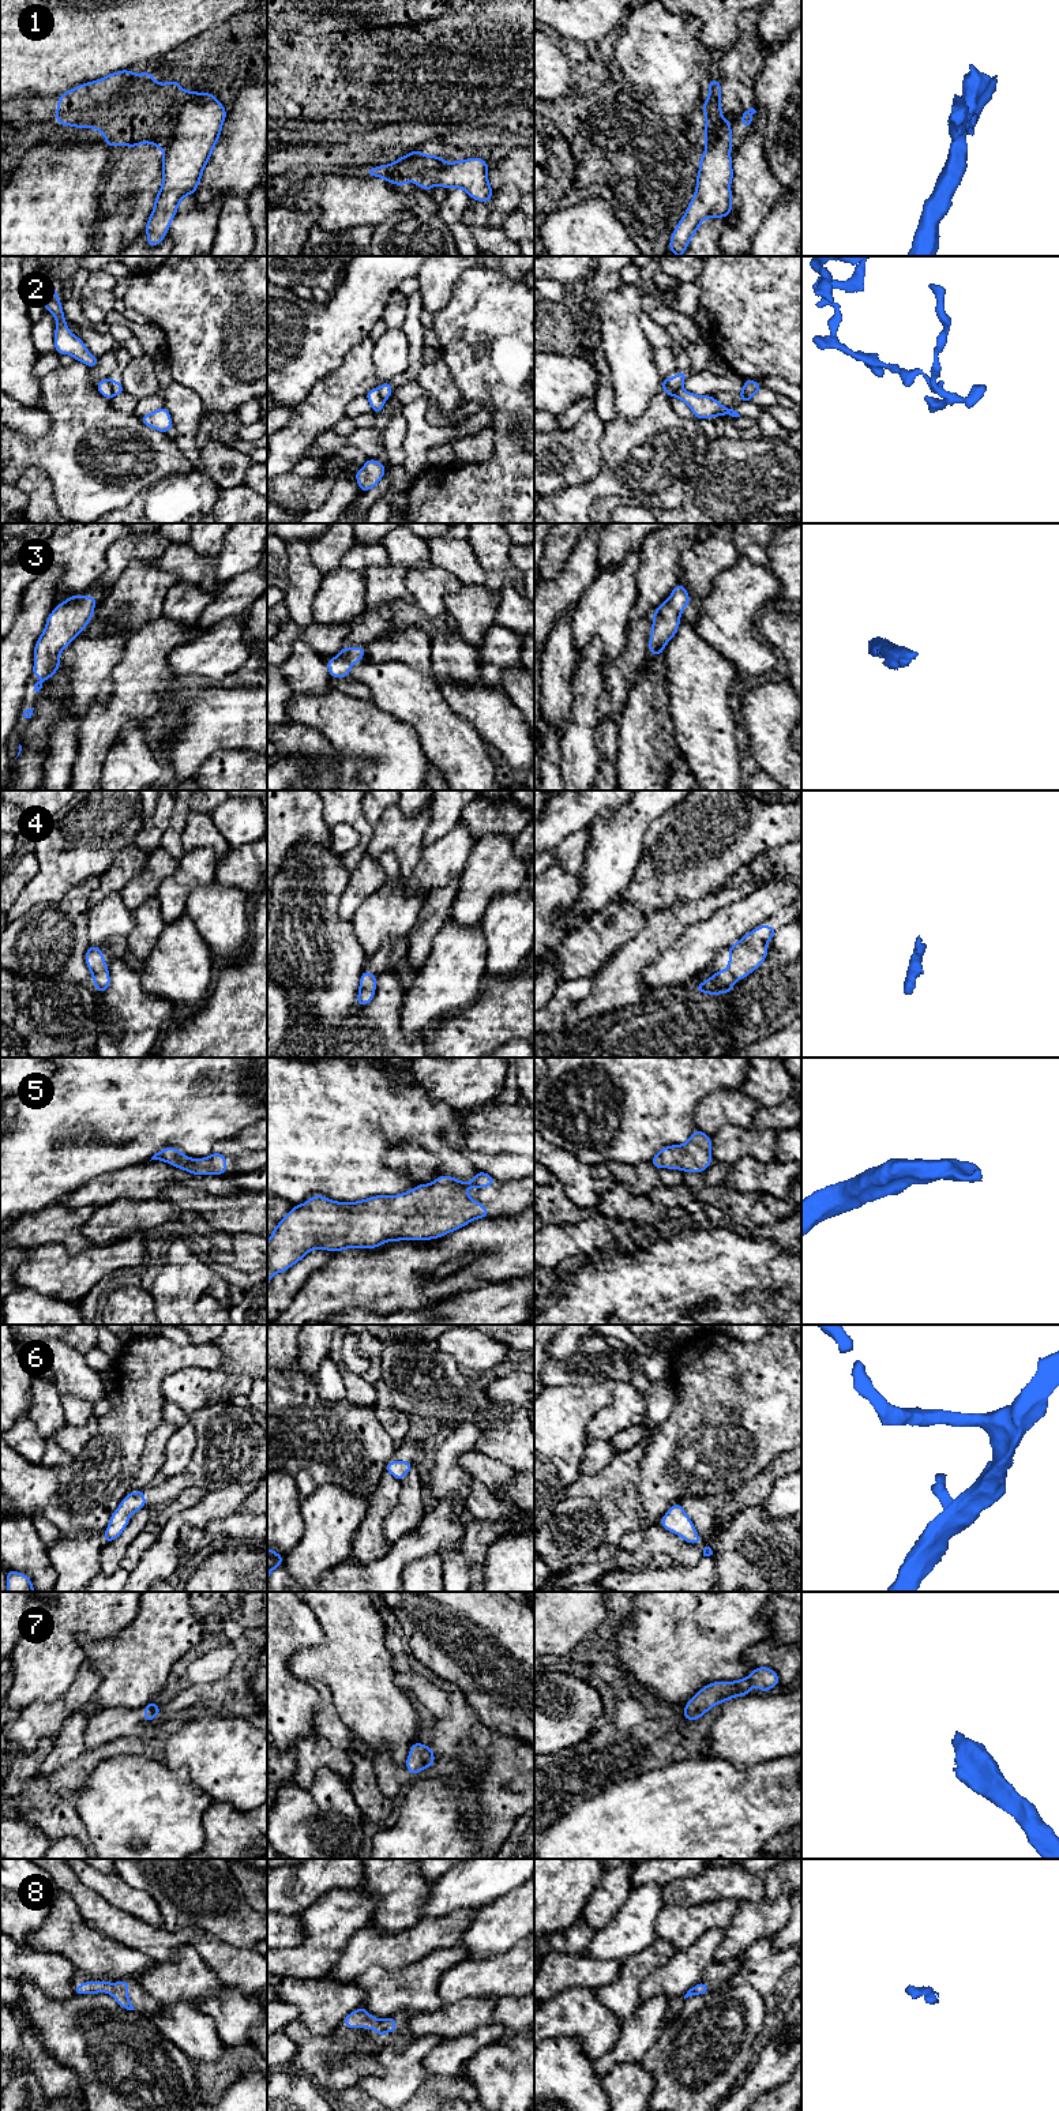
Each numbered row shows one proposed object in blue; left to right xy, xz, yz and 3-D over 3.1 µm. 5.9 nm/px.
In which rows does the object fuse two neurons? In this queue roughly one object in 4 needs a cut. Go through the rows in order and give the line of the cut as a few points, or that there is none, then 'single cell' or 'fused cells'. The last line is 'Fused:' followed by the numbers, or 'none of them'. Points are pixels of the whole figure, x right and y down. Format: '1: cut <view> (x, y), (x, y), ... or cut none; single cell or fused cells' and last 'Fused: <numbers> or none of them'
1: cut xy (191, 91), (181, 105), (172, 138), (164, 150); fused cells
2: cut xy (116, 380), (113, 394); fused cells
3: cut none; single cell
4: cut none; single cell
5: cut none; single cell
6: cut none; single cell
7: cut none; single cell
8: cut none; single cell
Fused: 1, 2

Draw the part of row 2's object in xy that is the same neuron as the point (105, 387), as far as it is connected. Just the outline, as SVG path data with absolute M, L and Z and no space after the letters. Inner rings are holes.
M102 379L97 383L98 392L105 397L106 399L112 399L114 397L113 394L113 384L116 379Z

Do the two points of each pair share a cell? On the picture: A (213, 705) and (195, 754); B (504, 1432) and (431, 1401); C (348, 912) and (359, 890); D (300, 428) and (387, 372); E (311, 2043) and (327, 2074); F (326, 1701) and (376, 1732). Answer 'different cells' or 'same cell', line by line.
A: same cell
B: same cell
C: same cell
D: different cells
E: same cell
F: different cells

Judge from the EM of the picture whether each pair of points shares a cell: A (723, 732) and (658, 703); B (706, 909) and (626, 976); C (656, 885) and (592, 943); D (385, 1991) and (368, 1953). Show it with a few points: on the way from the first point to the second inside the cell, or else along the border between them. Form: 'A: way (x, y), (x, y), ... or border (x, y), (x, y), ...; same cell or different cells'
A: border (665, 676), (668, 714), (675, 739); different cells
B: way (684, 913), (641, 954); same cell
C: way (639, 901), (608, 932); same cell
D: border (406, 1967), (398, 1971), (368, 1967), (356, 1979); different cells

